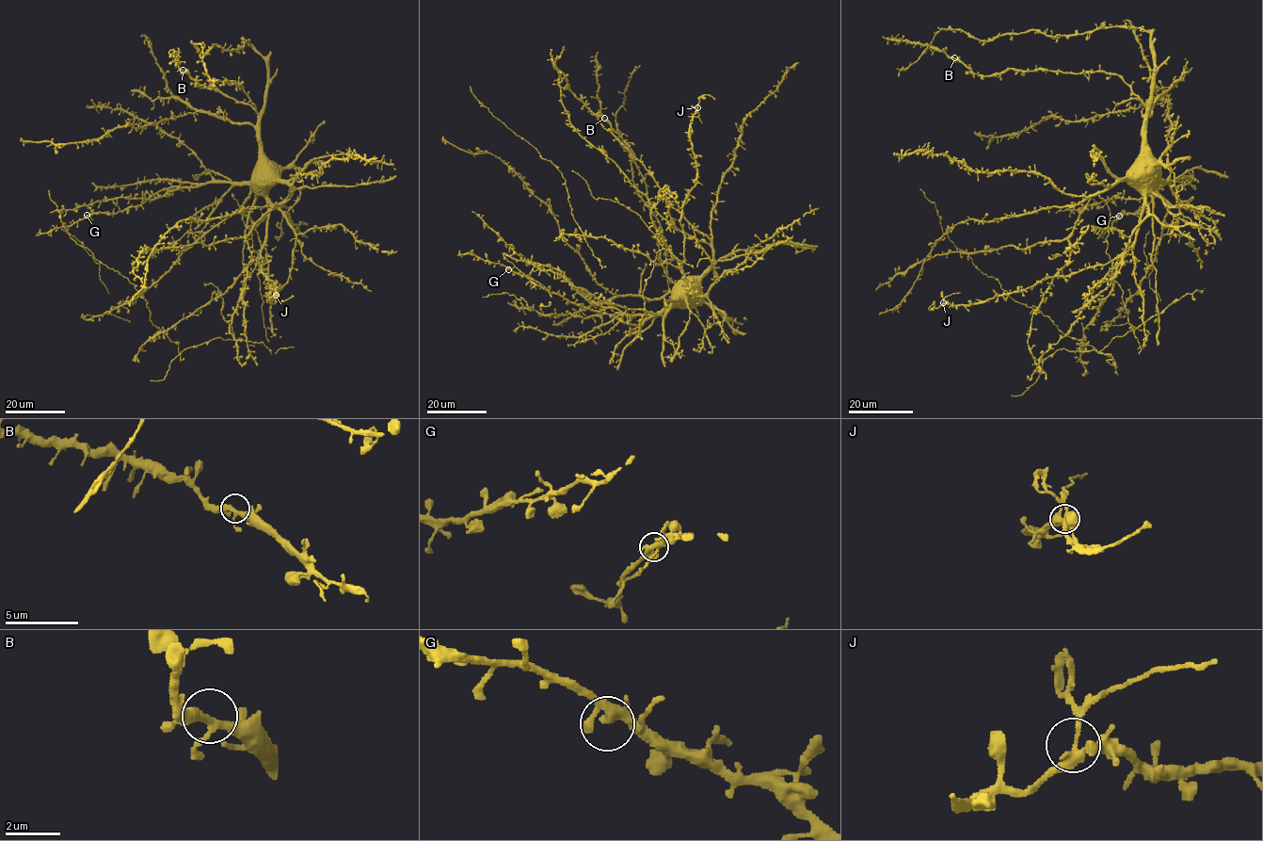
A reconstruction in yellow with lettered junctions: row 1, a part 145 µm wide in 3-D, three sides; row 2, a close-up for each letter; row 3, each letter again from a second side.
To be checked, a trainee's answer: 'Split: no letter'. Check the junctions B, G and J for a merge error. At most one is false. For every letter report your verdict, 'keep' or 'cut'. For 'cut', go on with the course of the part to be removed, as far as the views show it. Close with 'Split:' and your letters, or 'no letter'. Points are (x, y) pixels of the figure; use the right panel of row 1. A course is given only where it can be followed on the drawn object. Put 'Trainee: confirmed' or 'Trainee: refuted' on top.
Trainee: refuted
B: keep
G: keep
J: cut; course (942, 302), (948, 296), (960, 292)
Split: J

